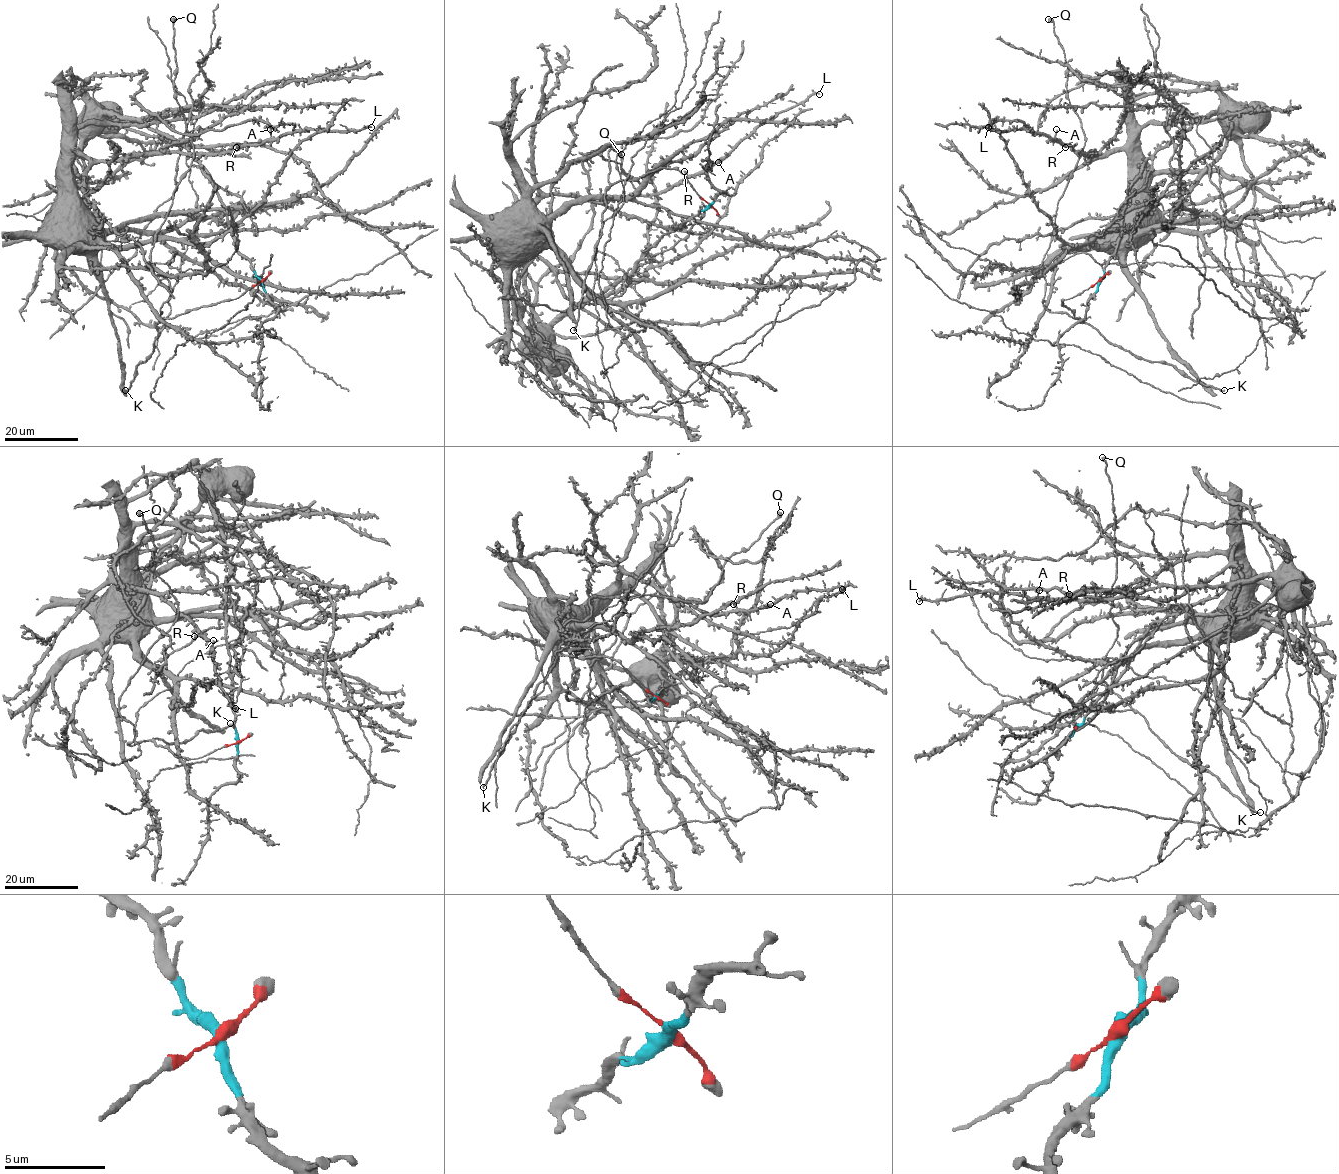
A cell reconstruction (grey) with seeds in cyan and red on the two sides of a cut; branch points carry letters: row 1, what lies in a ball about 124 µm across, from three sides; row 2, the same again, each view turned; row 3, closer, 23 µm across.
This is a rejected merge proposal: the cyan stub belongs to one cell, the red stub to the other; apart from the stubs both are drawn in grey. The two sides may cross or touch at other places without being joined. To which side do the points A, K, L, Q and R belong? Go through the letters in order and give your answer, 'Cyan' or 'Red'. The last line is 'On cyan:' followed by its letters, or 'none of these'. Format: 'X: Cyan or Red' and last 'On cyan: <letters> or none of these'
A: Red
K: Red
L: Red
Q: Red
R: Red
On cyan: none of these

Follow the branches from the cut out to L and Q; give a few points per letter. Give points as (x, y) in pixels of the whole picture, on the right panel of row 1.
L: (1100, 280), (1063, 301), (1077, 318), (1045, 306), (1039, 267), (1058, 200), (1089, 154), (1041, 134), (987, 127)
Q: (1100, 280), (1063, 301), (1077, 318), (1043, 305), (1039, 267), (1085, 142), (1048, 19)

